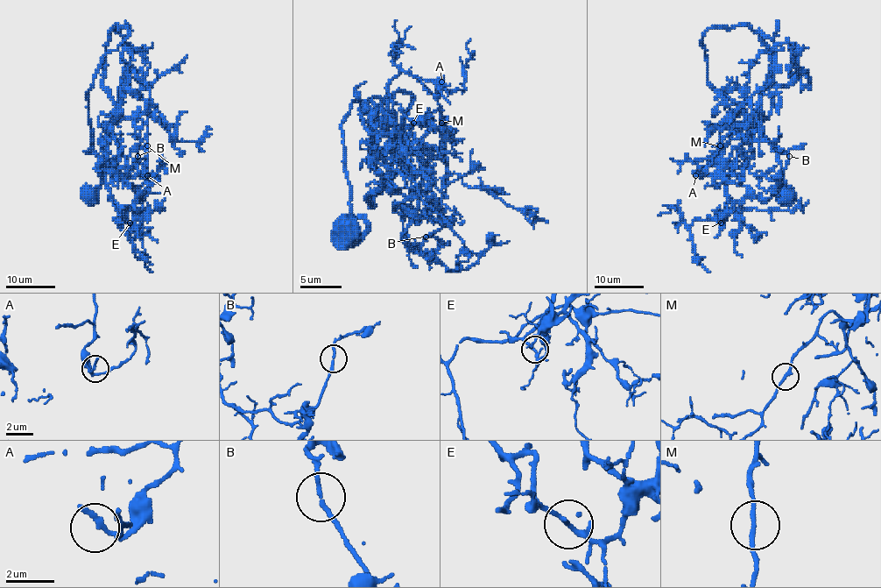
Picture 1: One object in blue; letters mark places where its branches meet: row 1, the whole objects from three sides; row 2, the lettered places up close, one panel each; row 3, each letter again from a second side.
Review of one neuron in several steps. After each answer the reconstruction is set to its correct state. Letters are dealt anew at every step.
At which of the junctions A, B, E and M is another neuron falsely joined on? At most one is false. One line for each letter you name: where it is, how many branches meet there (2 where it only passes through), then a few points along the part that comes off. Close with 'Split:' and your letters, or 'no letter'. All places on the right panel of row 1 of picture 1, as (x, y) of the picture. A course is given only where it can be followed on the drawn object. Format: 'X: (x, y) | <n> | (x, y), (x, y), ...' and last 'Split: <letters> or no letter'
E: (721, 223) | 2 | (720, 223), (735, 170), (746, 164), (776, 180), (796, 148)
Split: E

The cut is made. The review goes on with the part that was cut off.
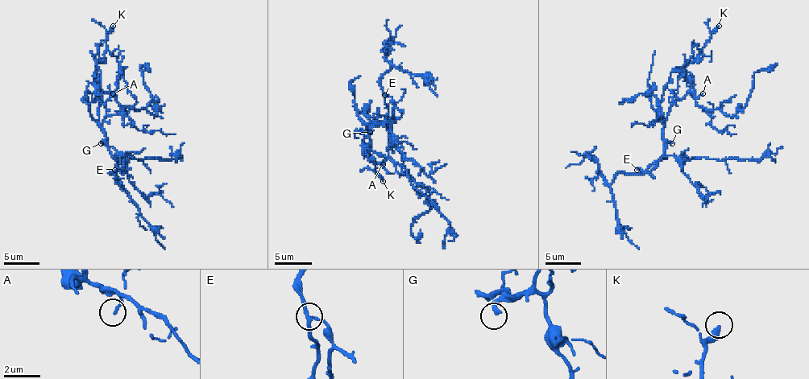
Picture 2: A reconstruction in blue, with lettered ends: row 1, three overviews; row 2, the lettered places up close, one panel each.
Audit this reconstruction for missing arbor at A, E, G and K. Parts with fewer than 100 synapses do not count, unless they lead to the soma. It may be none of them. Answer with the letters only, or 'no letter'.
G

